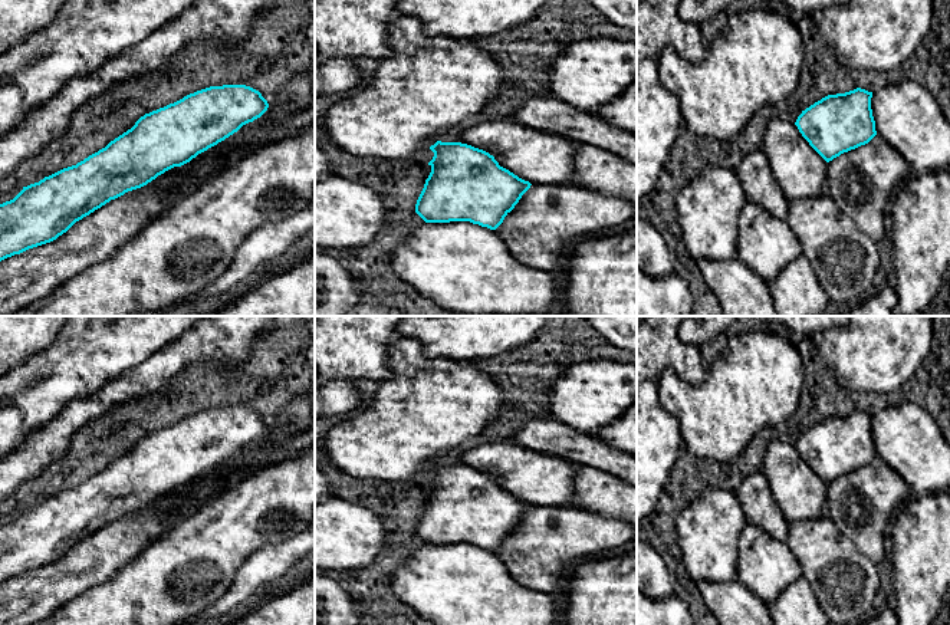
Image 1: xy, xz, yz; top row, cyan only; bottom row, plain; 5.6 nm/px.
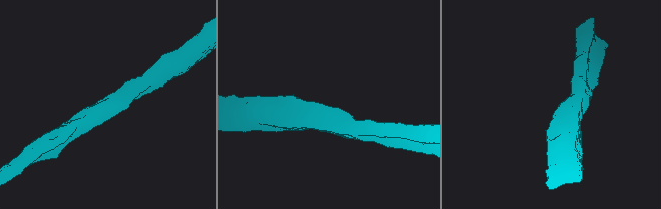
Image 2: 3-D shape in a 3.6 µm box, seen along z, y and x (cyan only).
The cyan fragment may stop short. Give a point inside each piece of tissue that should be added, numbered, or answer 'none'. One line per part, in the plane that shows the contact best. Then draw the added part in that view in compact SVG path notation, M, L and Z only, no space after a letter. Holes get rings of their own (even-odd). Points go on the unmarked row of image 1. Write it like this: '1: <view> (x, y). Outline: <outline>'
none

